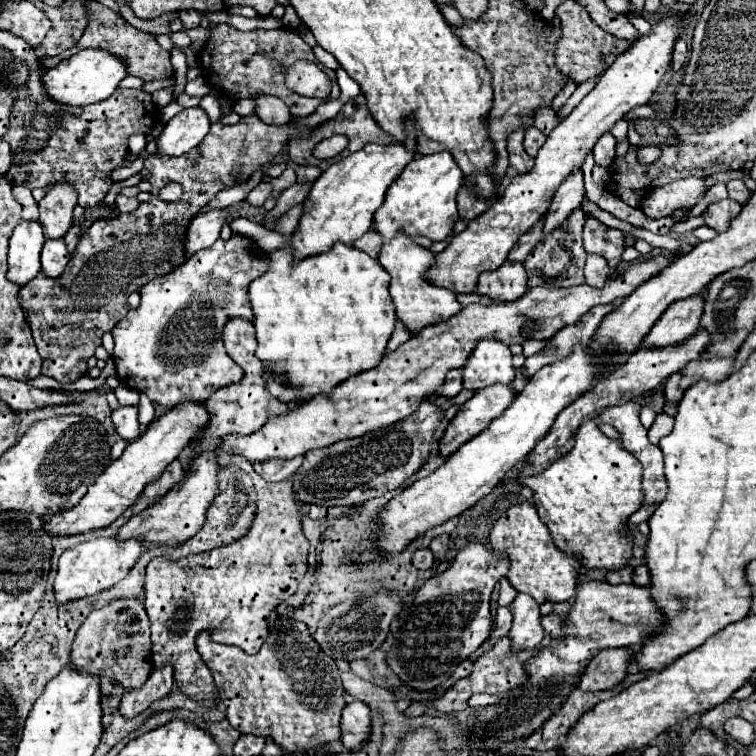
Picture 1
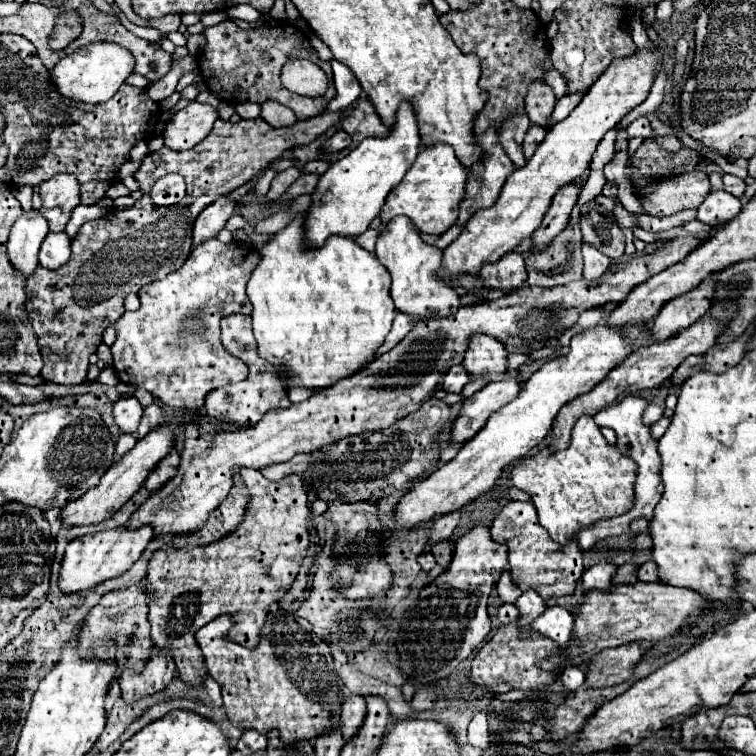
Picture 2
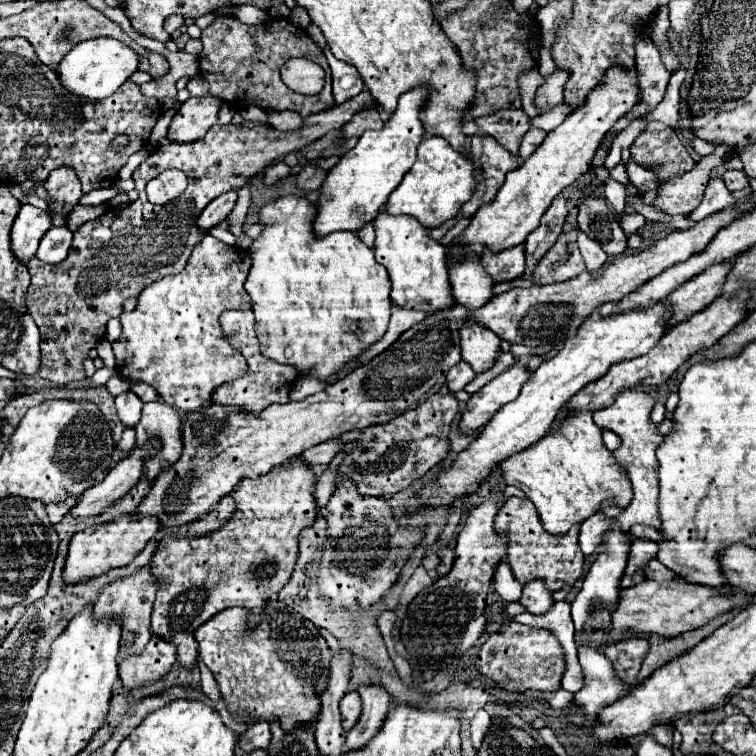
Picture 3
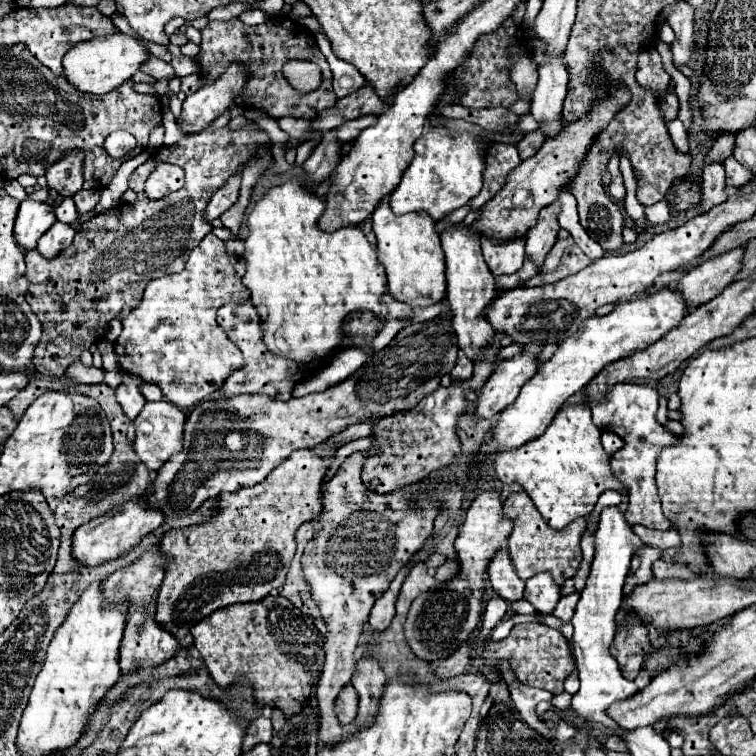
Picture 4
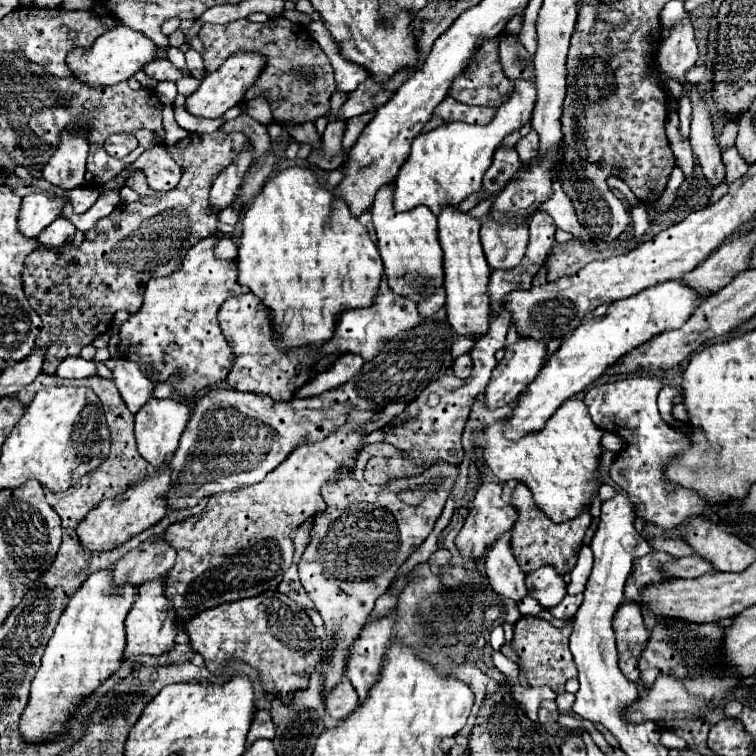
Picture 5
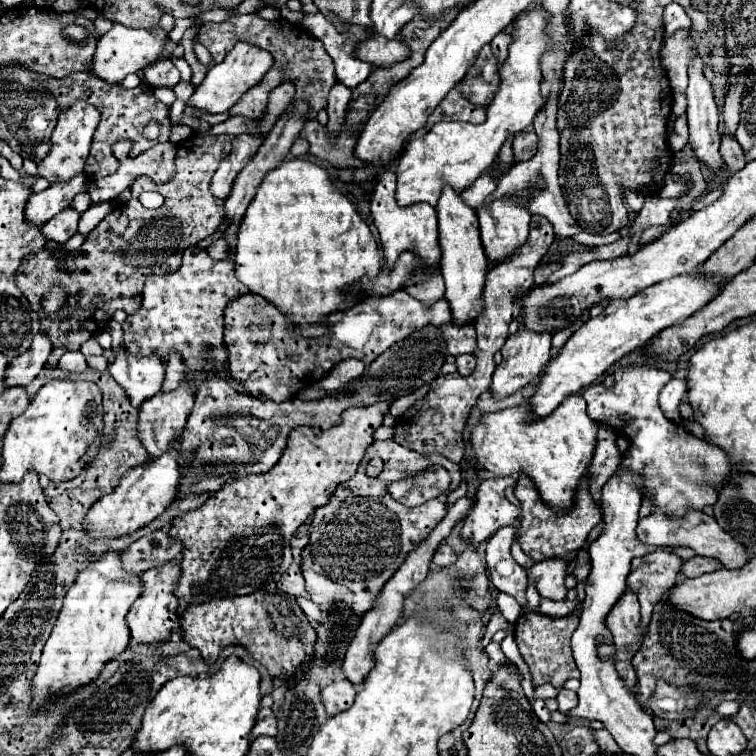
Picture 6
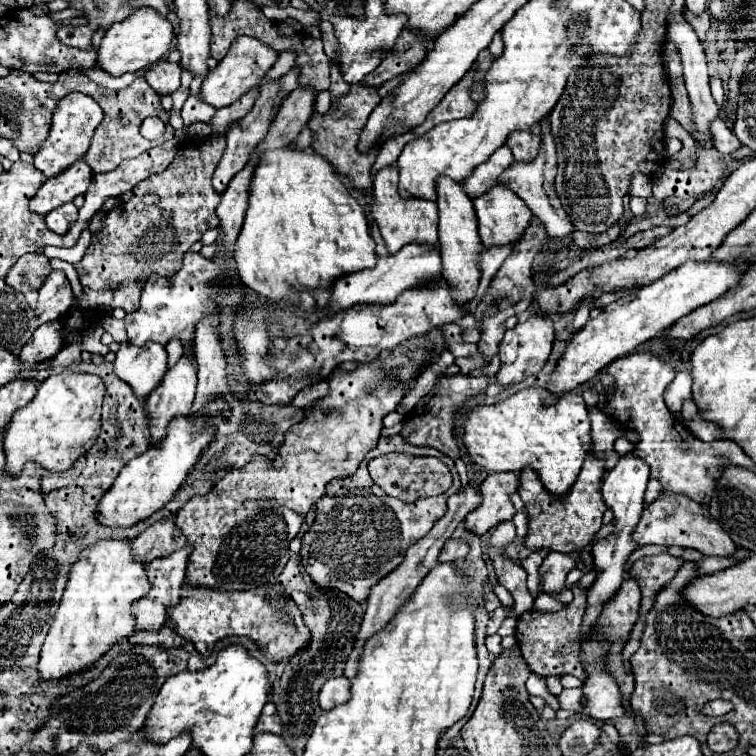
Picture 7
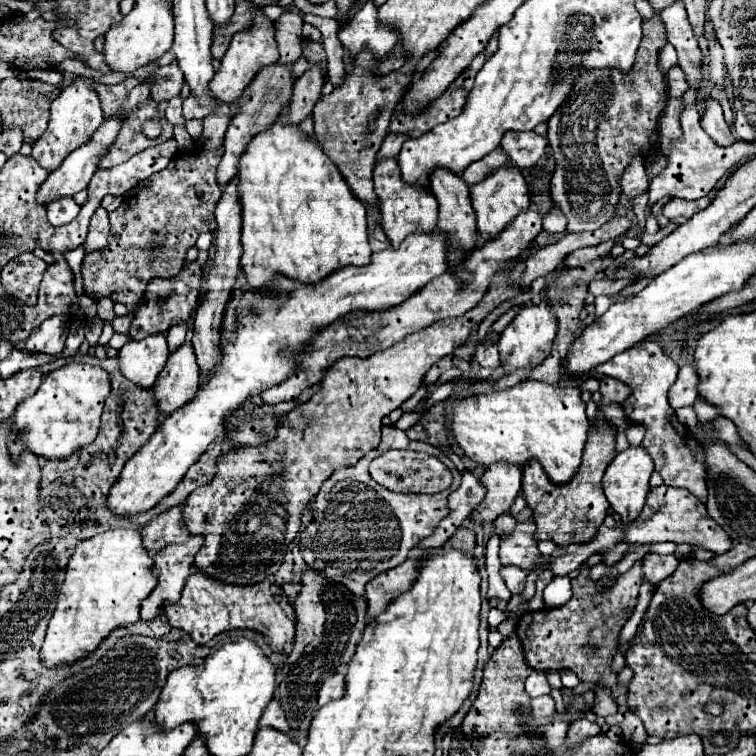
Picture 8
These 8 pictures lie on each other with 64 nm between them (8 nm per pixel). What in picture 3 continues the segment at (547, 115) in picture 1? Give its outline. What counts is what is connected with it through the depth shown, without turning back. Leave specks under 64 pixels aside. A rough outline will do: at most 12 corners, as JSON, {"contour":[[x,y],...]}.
{"contour":[[526,72],[520,76],[522,108],[530,118],[538,116],[534,108],[536,90],[542,76]]}

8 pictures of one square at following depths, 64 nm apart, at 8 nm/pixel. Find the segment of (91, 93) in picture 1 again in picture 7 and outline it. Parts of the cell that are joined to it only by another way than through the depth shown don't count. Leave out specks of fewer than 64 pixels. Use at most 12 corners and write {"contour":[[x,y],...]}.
{"contour":[[152,8],[108,28],[98,68],[144,70],[170,50],[172,24]]}

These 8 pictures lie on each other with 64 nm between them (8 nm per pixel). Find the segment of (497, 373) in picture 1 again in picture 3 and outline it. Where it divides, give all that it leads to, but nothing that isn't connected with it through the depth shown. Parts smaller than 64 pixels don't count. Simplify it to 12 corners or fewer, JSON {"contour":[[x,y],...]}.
{"contour":[[464,324],[462,360],[476,374],[500,356],[500,338],[478,324]]}

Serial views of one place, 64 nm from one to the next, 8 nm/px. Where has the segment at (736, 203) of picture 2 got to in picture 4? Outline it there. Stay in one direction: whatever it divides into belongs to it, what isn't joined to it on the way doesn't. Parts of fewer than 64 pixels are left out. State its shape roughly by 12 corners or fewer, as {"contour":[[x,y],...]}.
{"contour":[[724,166],[702,168],[702,212],[728,200]]}

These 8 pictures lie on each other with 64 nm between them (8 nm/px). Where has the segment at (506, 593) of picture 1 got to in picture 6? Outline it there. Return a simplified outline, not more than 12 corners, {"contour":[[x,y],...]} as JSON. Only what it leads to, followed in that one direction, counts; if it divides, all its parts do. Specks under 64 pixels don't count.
{"contour":[[514,526],[486,544],[486,570],[498,592],[526,604],[526,570],[512,558]]}

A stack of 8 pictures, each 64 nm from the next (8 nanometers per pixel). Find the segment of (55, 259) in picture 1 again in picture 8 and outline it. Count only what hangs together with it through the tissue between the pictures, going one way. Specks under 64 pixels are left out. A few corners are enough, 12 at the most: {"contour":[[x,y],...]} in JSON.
{"contour":[[60,198],[48,206],[48,222],[68,224],[80,206],[72,198]]}

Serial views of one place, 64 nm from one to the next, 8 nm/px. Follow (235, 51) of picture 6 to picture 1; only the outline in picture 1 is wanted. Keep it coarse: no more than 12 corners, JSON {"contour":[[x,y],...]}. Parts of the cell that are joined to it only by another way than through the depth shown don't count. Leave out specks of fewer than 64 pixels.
{"contour":[[184,108],[156,140],[158,156],[182,156],[210,130],[206,112]]}

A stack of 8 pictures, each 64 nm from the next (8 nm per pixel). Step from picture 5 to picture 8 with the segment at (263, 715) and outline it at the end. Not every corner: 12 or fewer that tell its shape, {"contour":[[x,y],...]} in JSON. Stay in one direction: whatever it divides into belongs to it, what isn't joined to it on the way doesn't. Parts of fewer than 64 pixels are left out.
{"contour":[[272,700],[258,724],[288,732],[284,710]]}

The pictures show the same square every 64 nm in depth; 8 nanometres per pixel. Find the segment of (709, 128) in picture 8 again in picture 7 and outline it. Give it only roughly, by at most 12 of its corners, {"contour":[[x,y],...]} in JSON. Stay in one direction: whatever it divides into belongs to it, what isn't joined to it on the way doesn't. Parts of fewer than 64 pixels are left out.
{"contour":[[722,118],[712,122],[718,152],[736,152],[742,144]]}

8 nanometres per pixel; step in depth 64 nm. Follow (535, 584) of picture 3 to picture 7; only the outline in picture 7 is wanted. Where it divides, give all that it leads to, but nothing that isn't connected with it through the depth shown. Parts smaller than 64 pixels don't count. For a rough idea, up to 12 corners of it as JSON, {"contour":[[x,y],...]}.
{"contour":[[550,552],[538,568],[546,594],[564,588],[578,554]]}

